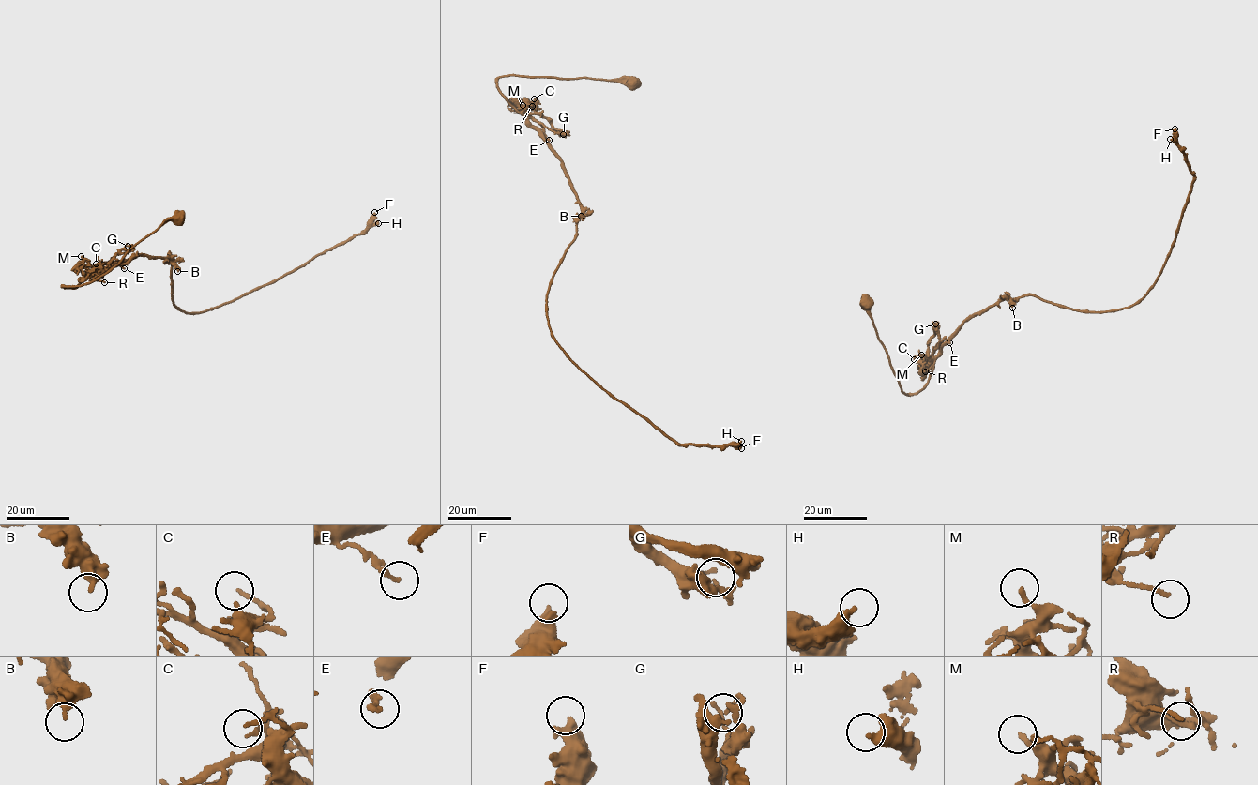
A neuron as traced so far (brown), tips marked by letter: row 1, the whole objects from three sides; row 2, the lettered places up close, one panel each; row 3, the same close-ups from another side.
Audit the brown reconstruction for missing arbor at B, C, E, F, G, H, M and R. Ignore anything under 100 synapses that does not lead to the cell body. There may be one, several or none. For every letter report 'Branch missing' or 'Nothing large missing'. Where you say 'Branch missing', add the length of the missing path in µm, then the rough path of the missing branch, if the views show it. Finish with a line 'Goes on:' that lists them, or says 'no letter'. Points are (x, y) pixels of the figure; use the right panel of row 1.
B: Nothing large missing
C: Nothing large missing
E: Nothing large missing
F: Nothing large missing
G: Nothing large missing
H: Nothing large missing
M: Nothing large missing
R: Nothing large missing
Goes on: no letter

